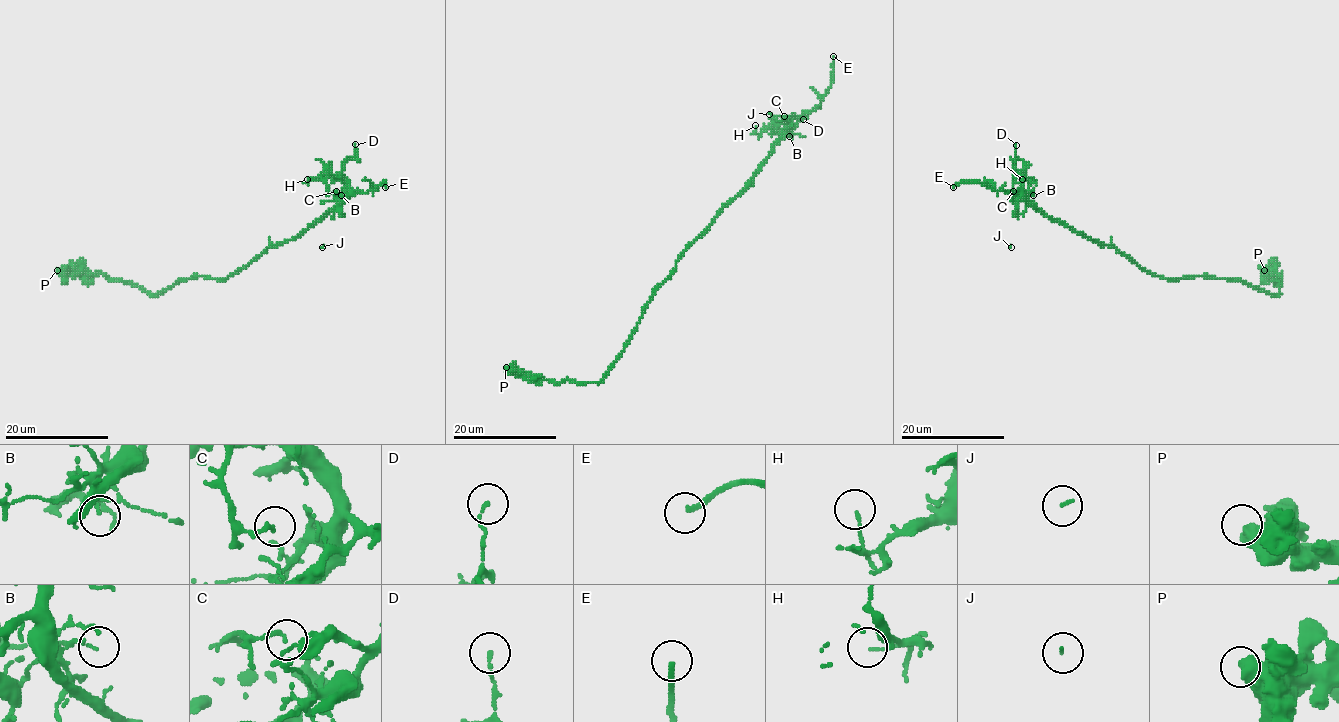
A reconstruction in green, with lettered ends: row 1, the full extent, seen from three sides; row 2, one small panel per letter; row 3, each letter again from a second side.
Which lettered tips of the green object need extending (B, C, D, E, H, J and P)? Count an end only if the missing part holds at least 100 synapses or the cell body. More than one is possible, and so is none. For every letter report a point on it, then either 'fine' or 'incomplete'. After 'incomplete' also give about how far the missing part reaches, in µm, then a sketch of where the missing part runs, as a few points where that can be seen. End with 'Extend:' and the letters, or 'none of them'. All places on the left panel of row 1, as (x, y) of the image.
B: at (341, 195); fine
C: at (336, 191); fine
D: at (355, 144); fine
E: at (385, 187); incomplete; about 60 µm are missing; missing branch runs (385, 187), (381, 185), (380, 174), (359, 147), (363, 135), (328, 102), (311, 76), (268, 43), (263, 14)
H: at (307, 179); fine
J: at (322, 247); fine
P: at (57, 270); fine
Extend: E

